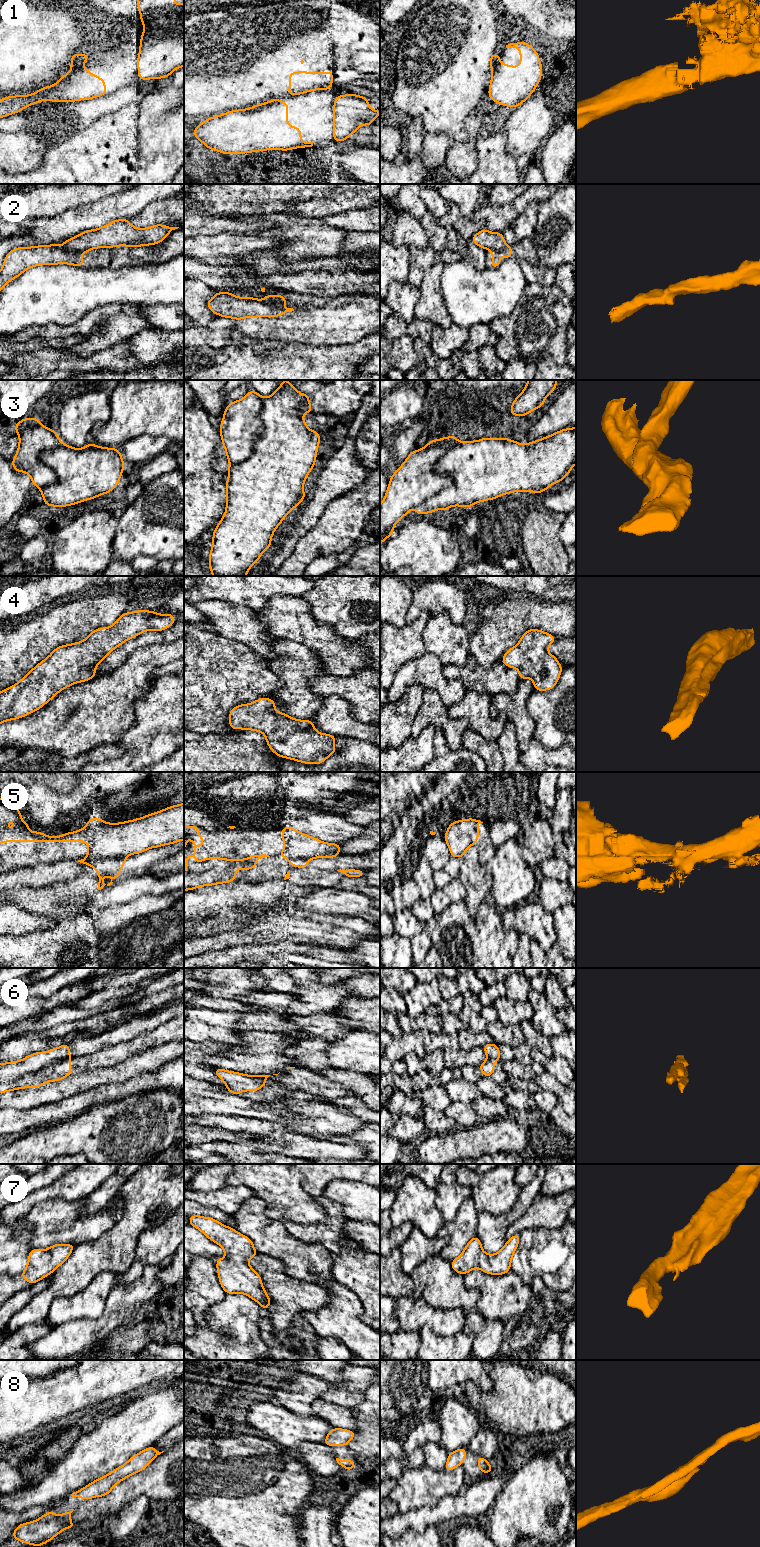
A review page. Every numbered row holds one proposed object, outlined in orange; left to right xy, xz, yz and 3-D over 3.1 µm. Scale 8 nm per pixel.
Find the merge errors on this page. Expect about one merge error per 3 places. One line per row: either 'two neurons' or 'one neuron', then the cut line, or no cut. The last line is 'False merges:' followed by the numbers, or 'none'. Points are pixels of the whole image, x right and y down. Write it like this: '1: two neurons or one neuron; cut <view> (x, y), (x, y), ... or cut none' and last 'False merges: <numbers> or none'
1: one neuron; cut none
2: two neurons; cut xy (63, 244), (68, 249), (89, 250)
3: one neuron; cut none
4: one neuron; cut none
5: one neuron; cut none
6: two neurons; cut xy (69, 1055), (34, 1071), (0, 1082)
7: one neuron; cut none
8: one neuron; cut none
False merges: 2, 6

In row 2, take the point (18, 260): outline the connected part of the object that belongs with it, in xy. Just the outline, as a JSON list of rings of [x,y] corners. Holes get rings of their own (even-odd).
[[[57,244],[15,248],[6,255],[0,270],[0,291],[7,283],[31,267],[63,263],[86,266],[81,255],[89,251],[68,250],[64,245],[58,246]]]

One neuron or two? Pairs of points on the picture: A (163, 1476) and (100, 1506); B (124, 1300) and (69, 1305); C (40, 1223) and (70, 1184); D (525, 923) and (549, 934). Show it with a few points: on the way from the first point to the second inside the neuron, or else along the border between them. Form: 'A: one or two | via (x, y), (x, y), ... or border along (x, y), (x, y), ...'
A: one | via (147, 1483), (133, 1486), (116, 1499)
B: two | border along (115, 1285), (103, 1312), (88, 1318)
C: two | border along (82, 1199), (43, 1200), (35, 1205)
D: one | via (531, 923), (536, 923), (543, 930)

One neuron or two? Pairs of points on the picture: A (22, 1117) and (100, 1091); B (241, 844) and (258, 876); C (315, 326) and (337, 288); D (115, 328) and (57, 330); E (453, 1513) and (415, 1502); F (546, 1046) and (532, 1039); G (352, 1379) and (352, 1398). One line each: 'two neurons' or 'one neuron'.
A: one neuron
B: two neurons
C: two neurons
D: one neuron
E: two neurons
F: one neuron
G: one neuron

